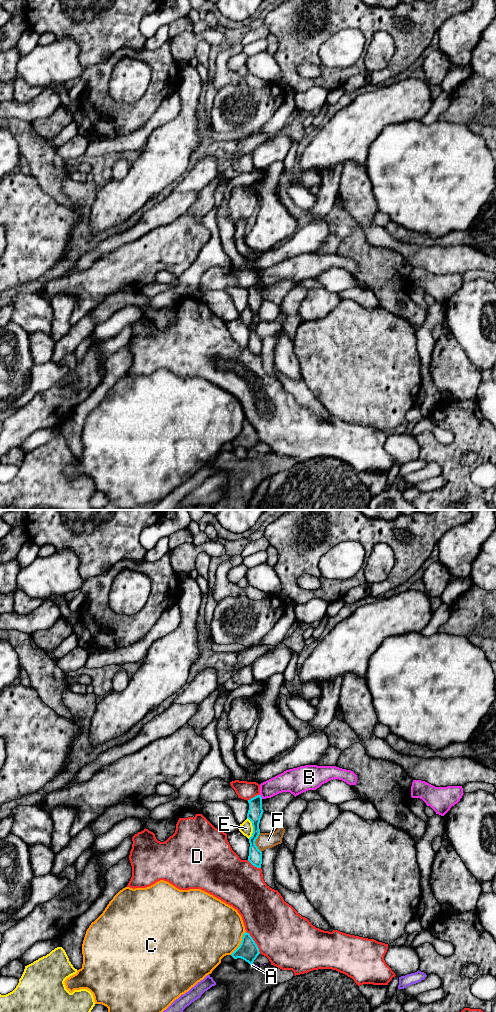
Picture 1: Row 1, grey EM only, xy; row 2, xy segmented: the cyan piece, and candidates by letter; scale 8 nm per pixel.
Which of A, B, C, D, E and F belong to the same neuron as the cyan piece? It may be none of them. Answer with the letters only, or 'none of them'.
none of them

